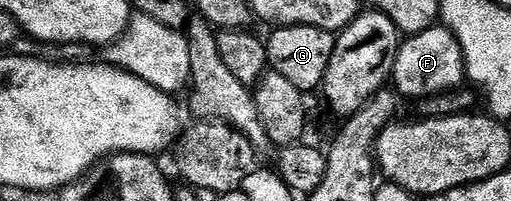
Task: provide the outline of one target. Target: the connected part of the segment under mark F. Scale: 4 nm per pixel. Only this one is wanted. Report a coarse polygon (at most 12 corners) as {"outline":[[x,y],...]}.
{"outline":[[444,25],[408,36],[391,74],[398,96],[437,97],[466,79]]}

